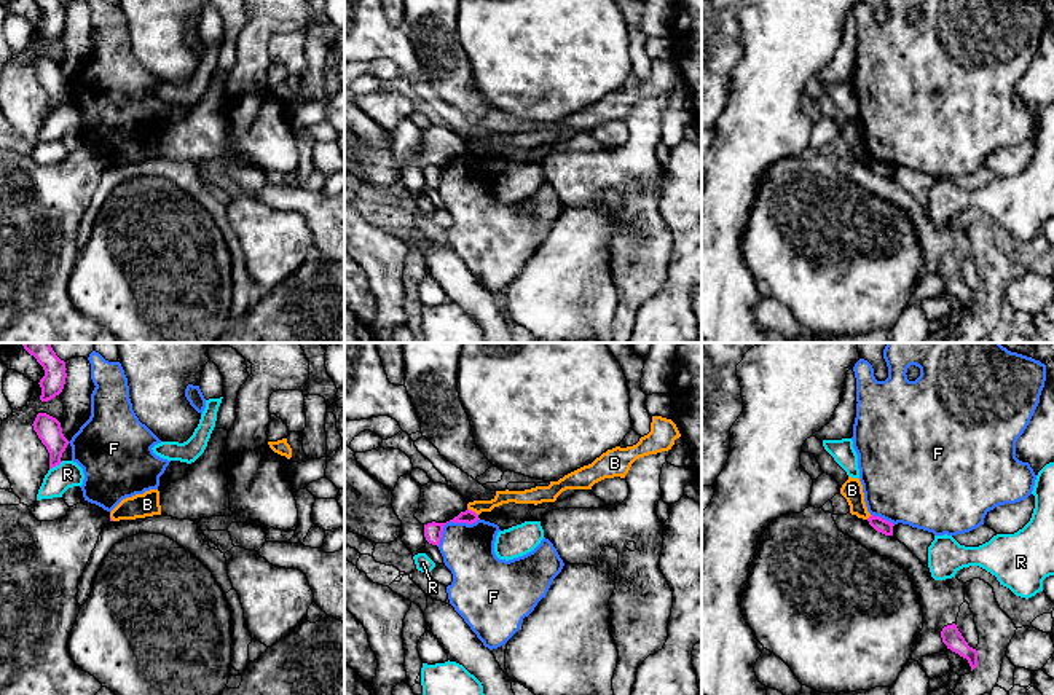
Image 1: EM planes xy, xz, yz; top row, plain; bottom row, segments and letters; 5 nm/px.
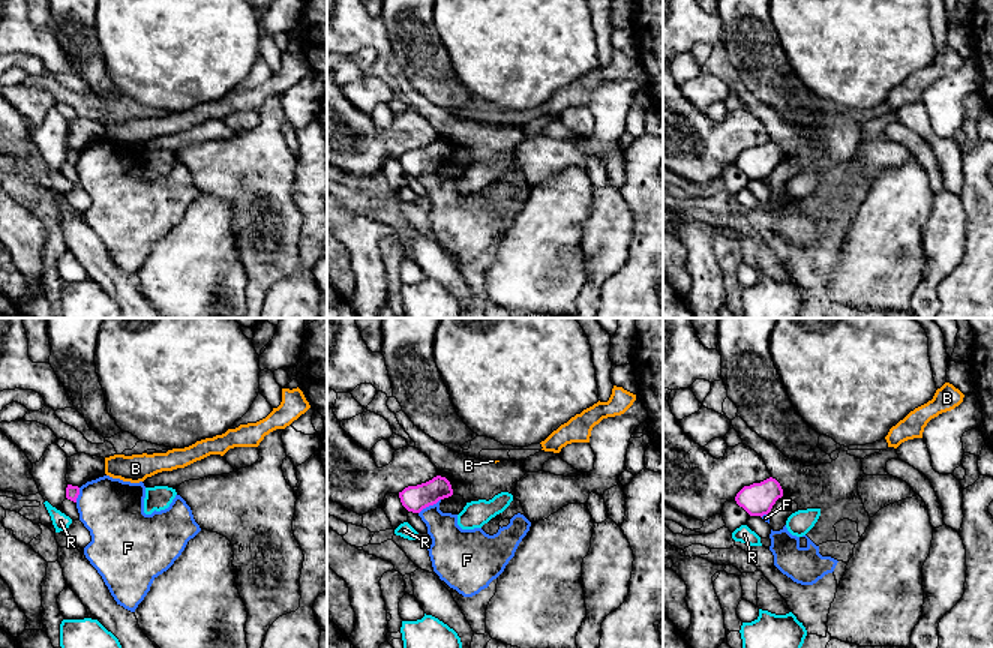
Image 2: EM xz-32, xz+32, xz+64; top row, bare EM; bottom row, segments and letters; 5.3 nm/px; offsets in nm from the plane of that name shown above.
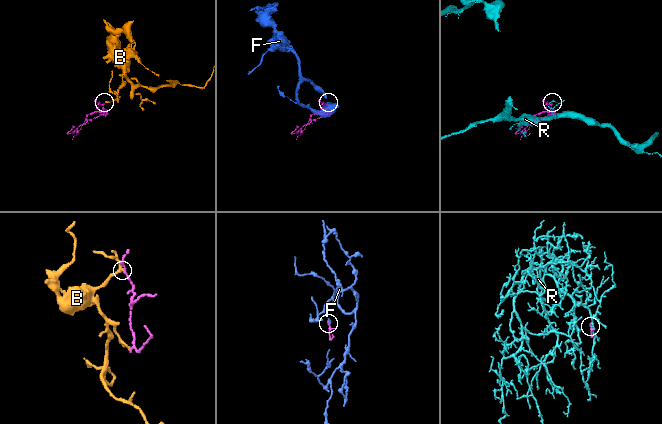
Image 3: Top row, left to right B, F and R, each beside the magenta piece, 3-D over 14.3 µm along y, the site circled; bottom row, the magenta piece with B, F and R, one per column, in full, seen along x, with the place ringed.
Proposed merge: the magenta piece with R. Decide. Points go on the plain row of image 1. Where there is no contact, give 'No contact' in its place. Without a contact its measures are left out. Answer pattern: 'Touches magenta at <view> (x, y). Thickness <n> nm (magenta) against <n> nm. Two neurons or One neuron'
Touches magenta at xy (56, 107). Thickness 130 nm (magenta) against 140 nm. Two neurons

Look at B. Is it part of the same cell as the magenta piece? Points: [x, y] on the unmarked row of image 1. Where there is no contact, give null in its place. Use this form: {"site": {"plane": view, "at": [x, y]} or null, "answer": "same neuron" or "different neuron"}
{"site": {"plane": "xz", "at": [471, 153]}, "answer": "different neuron"}

